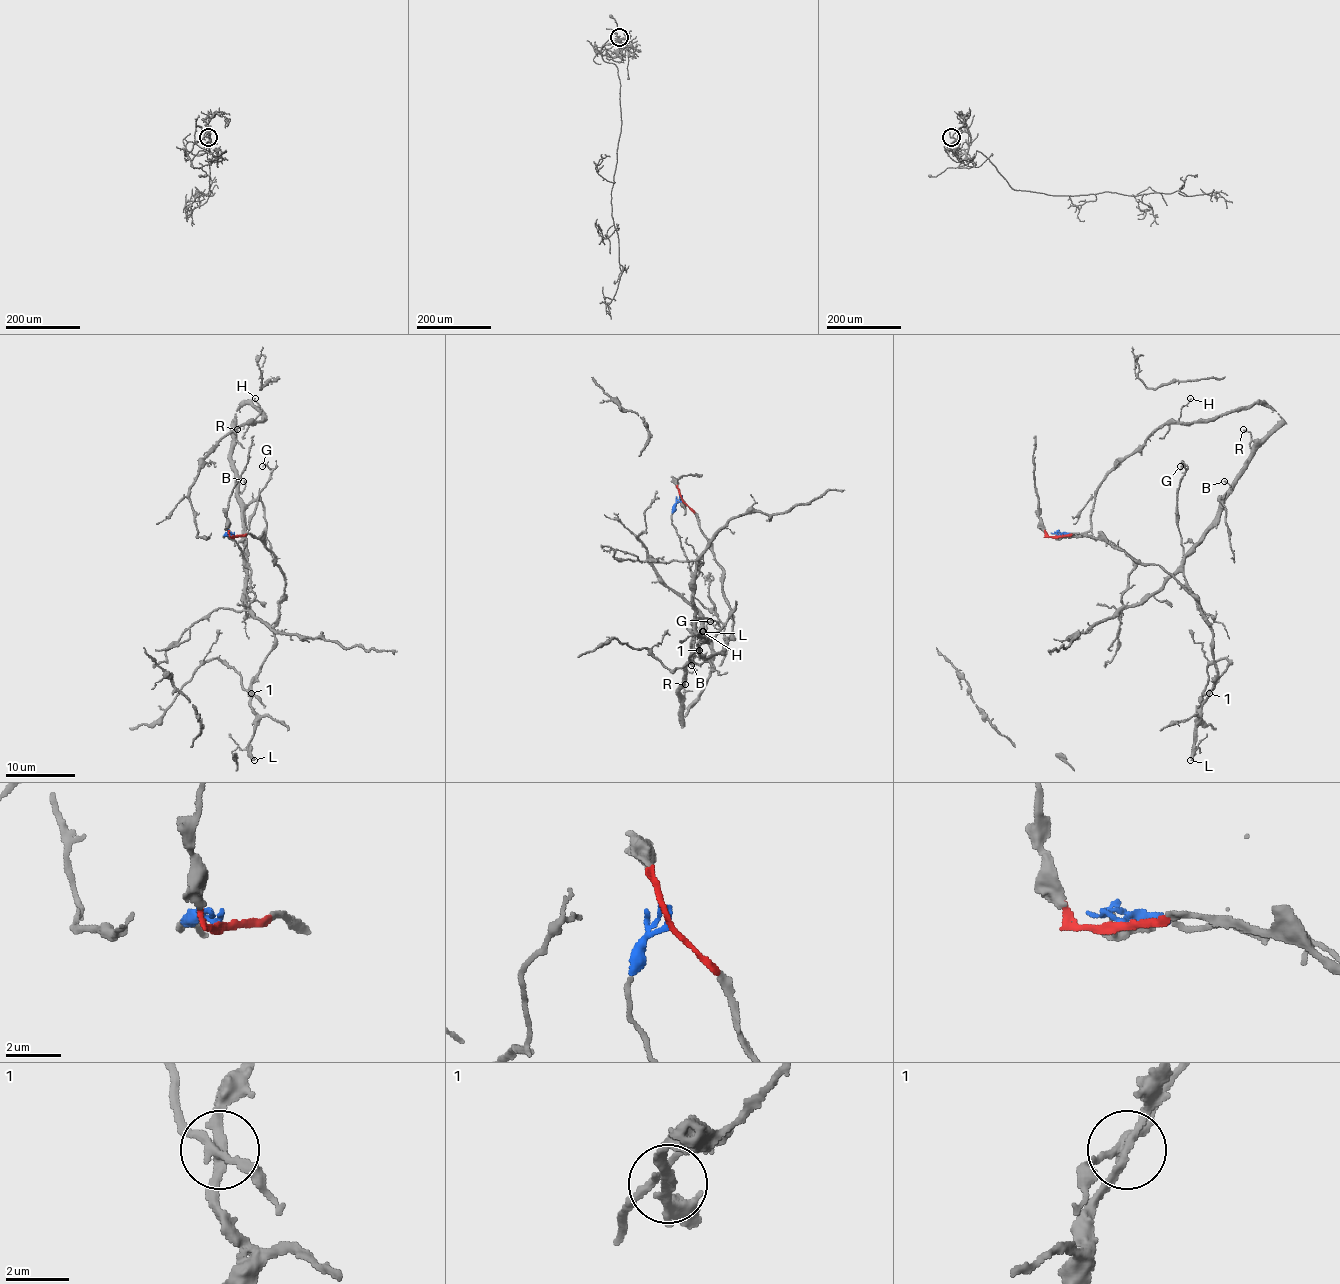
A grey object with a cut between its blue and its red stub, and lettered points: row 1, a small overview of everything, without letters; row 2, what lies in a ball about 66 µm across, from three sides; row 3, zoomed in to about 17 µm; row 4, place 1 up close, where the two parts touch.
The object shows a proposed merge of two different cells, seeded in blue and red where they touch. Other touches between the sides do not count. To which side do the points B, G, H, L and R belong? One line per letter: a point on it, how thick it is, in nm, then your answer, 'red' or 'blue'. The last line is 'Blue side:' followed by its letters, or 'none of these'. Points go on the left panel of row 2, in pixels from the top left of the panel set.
B: place (243, 481); calibre 130 nm; blue
G: place (262, 466); calibre 70 nm; blue
H: place (255, 398); calibre 90 nm; blue
L: place (254, 760); calibre 280 nm; red
R: place (237, 429); calibre 110 nm; blue
Blue side: B, G, H, R

